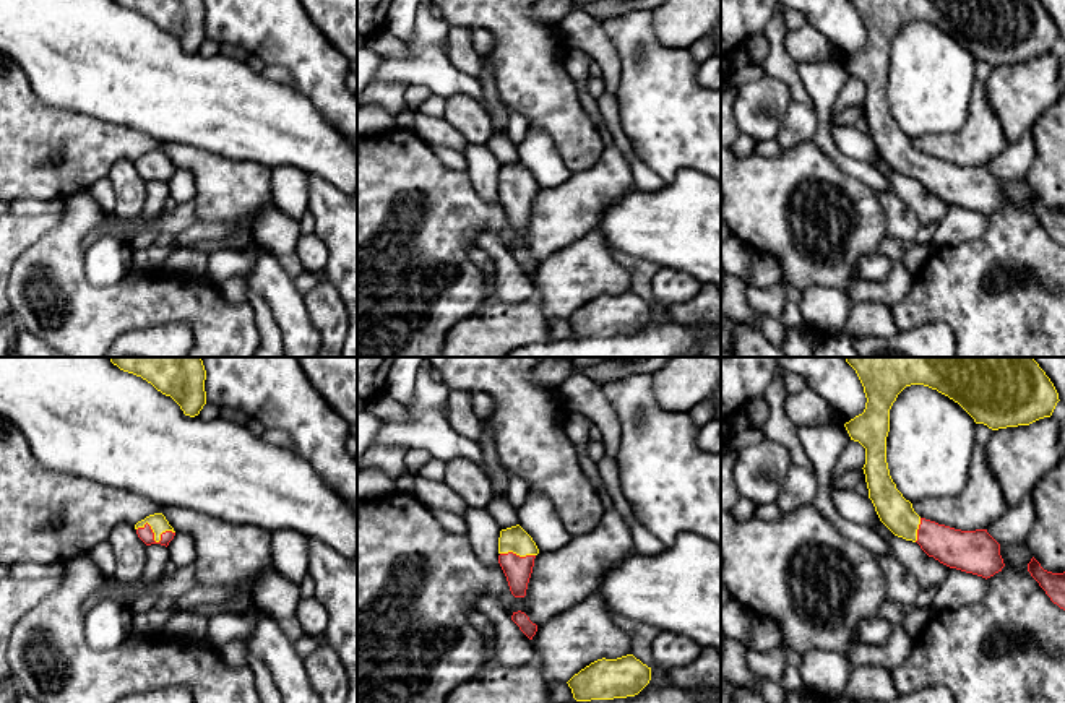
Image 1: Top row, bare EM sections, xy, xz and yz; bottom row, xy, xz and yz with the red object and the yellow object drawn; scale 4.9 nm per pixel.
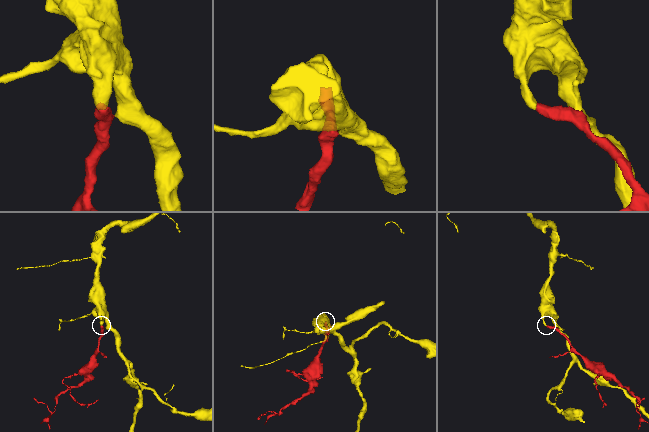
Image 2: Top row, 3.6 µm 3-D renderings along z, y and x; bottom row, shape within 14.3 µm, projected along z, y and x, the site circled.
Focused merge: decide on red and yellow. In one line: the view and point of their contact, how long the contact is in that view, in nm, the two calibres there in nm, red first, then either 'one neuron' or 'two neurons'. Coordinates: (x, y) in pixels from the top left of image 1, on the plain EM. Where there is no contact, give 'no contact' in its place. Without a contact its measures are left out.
meets red in xy at (153, 174); contact 190 nm long; 70 nm thick on the red side, 90 nm on the other; one neuron

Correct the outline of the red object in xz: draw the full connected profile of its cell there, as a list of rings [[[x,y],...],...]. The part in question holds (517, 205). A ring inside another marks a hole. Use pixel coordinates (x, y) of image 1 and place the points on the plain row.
[[[520,162],[500,167],[498,200],[515,234],[524,234],[539,185],[532,174]]]

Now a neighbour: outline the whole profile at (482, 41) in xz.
[[[481,28],[472,29],[471,42],[472,42],[474,52],[481,58],[490,55],[490,52],[494,50],[495,44],[497,44],[495,37],[490,34],[490,31],[481,29]]]

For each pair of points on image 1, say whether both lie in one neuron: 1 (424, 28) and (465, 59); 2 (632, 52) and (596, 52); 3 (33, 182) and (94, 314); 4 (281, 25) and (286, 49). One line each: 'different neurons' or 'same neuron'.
1: different neurons
2: different neurons
3: different neurons
4: same neuron

